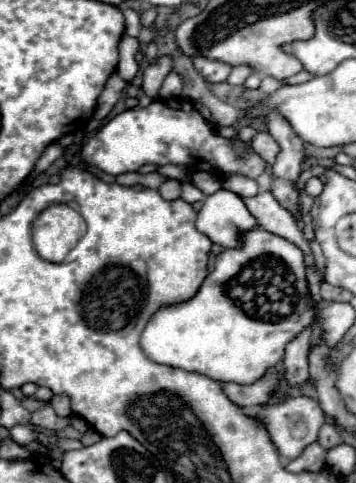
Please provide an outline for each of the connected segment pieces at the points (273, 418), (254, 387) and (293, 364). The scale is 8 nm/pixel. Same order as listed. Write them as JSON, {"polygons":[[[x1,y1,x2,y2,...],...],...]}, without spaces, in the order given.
{"polygons":[[[296,395,296,397,288,397,282,403,276,403,276,405,264,405,254,419,266,427,272,443,276,445,276,449,280,451,282,457,296,459,306,445,316,441,318,429,326,421,326,415,322,413,318,401,304,397,304,395]],[[270,369,270,375,264,375,262,379,250,383,250,385,238,385,238,383,222,383,224,395,238,407,250,407,250,405,264,405,270,401,272,393,278,389,278,371]],[[306,327,300,335,296,335,288,345,286,345,286,355,284,355,284,373,286,379,292,387,300,387,310,379,308,373,308,353,310,353,310,337,312,329]]]}

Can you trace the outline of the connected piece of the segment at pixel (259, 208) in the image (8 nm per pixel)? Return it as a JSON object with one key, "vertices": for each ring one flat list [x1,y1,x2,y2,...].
{"vertices":[[268,191,258,193,256,197,242,197,242,201,246,203,248,211,256,217,256,221,262,229,266,229,274,235,280,235,280,237,288,239,290,243,294,243,304,253,304,265,318,271,314,255,310,251,310,245,304,239,302,231,298,229,294,217]]}

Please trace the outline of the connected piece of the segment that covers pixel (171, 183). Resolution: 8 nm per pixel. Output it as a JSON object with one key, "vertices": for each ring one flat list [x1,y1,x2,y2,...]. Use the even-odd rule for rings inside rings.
{"vertices":[[168,179,168,181,164,181,162,185,160,185,160,195,164,197,164,199,168,199,168,201,172,201,172,199,176,199,176,197,180,197,180,181,174,181,174,179]]}

